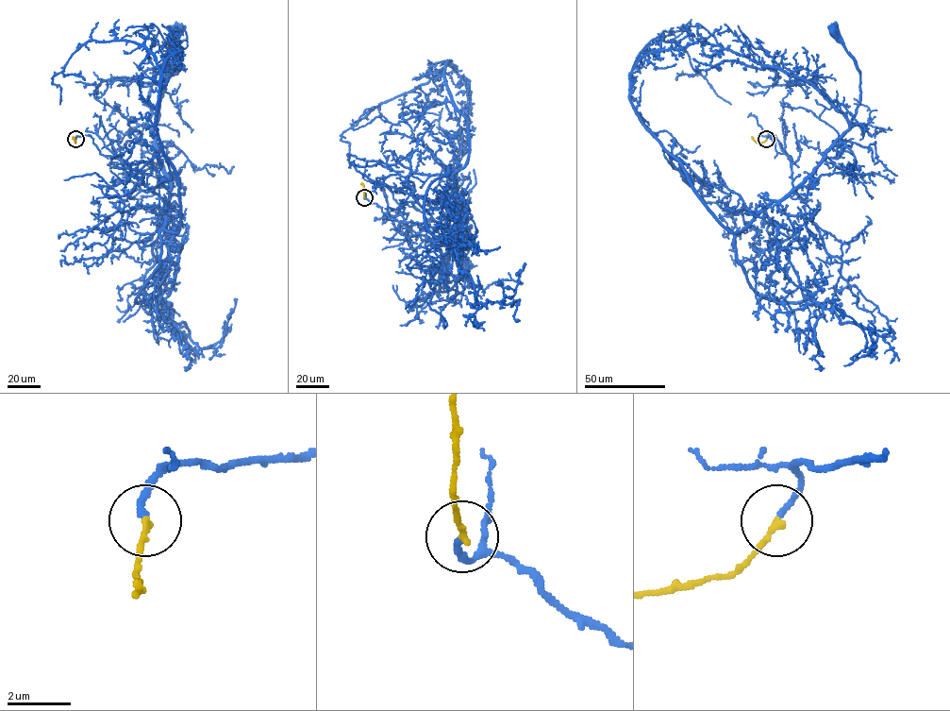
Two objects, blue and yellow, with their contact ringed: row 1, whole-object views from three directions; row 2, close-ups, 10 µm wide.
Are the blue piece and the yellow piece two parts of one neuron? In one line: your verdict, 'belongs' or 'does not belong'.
belongs

